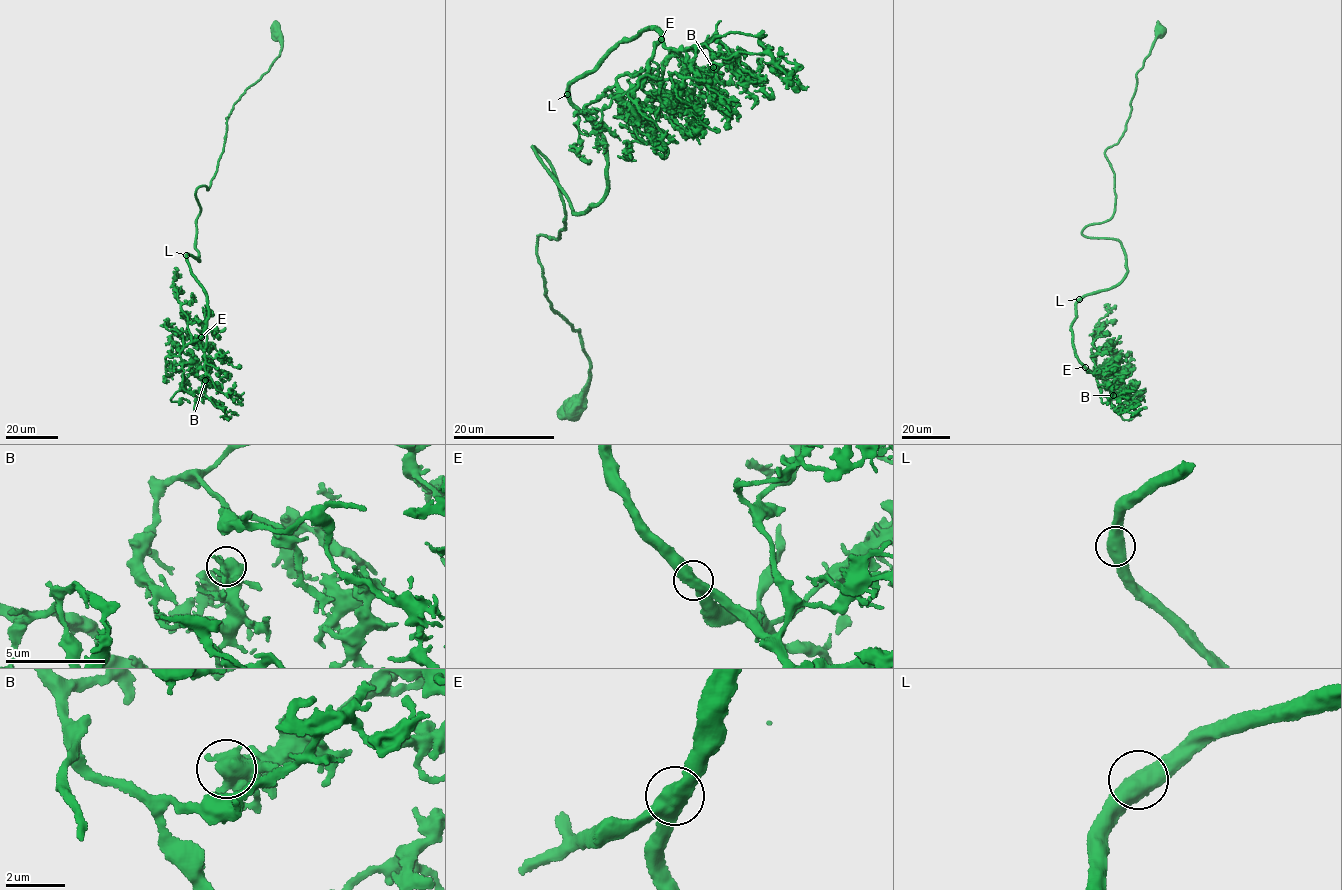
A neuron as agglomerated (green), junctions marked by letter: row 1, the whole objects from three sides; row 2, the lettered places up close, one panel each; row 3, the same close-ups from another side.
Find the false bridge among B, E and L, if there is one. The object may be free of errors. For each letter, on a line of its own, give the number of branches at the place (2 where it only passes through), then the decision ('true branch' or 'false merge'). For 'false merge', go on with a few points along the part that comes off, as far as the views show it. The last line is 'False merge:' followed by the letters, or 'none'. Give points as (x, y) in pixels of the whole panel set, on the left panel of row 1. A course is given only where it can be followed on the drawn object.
B: branches 2; true branch
E: branches 2; true branch
L: branches 2; true branch
False merge: none

